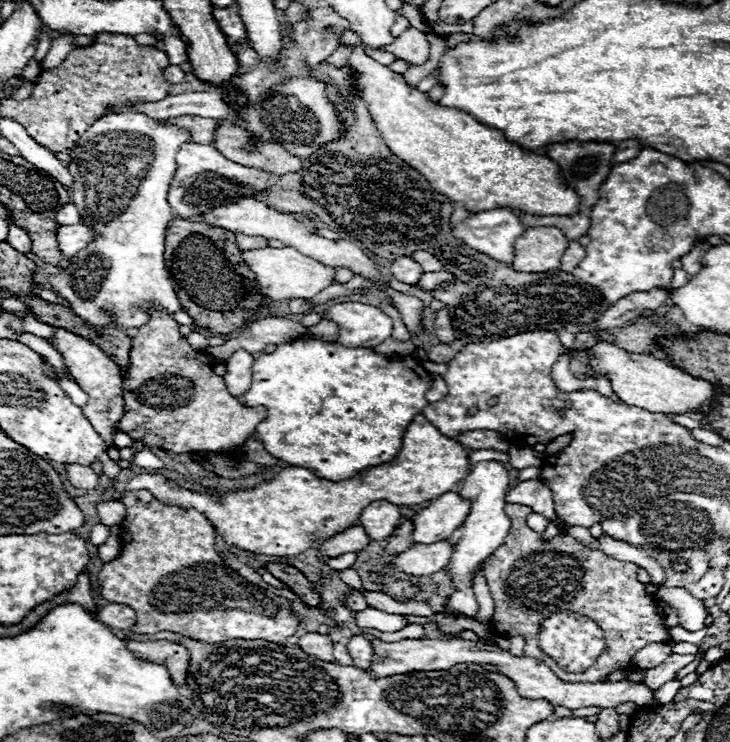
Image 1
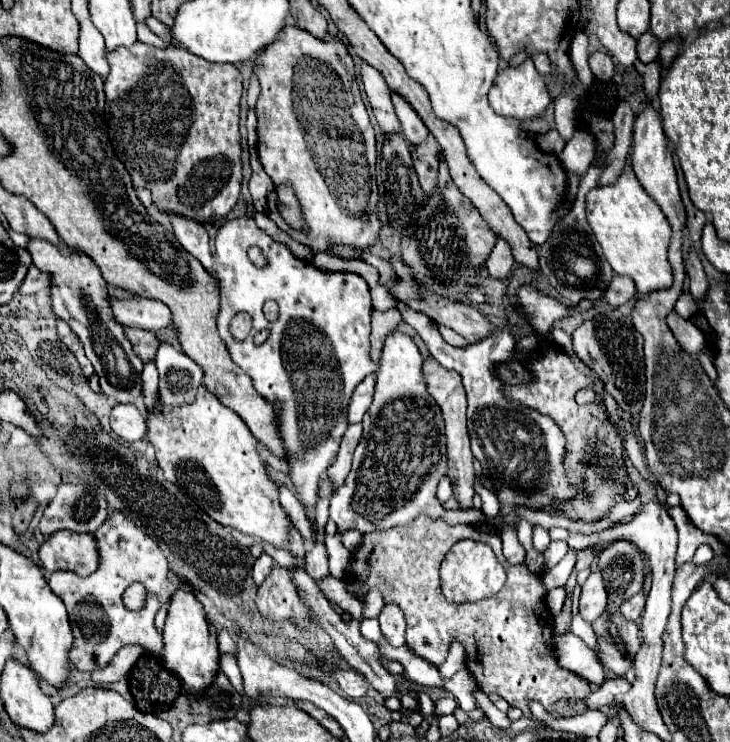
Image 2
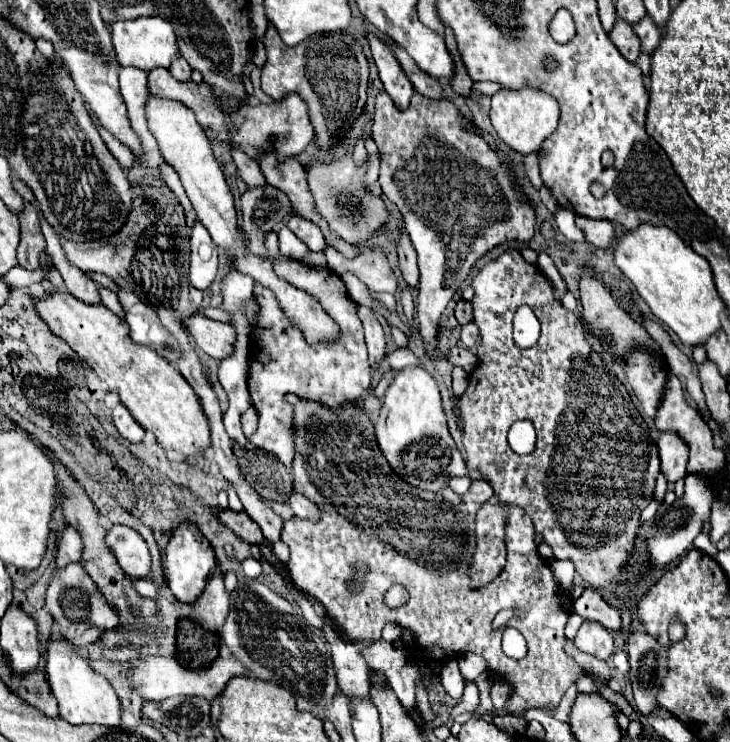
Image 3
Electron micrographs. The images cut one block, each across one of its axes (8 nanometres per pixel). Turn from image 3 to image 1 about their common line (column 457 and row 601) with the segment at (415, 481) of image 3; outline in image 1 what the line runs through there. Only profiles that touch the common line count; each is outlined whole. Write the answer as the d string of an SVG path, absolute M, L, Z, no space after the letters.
M490 460L490 462L474 464L470 474L464 478L464 482L460 486L458 494L470 502L472 510L466 516L466 522L462 522L462 526L458 526L458 530L454 530L454 534L448 538L450 544L454 546L454 554L452 554L446 570L448 570L448 578L450 578L452 586L454 586L454 592L446 602L444 614L462 614L466 618L476 620L478 602L476 602L474 590L472 590L472 574L480 566L480 562L484 562L498 546L504 544L504 538L508 536L510 520L504 512L504 506L506 506L504 496L510 490L508 482L510 482L510 476L508 476L508 470L502 466L502 462Z

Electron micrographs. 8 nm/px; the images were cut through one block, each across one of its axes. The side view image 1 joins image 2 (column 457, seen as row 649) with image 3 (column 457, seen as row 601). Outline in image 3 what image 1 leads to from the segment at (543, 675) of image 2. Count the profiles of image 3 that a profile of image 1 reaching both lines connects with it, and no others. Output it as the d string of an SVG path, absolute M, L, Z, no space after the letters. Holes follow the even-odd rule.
M298 396L292 400L292 406L294 406L294 446L296 446L296 456L294 456L294 460L292 460L292 466L290 466L290 476L292 476L292 480L294 480L294 482L292 482L292 488L294 488L294 492L298 492L298 494L310 498L316 506L320 506L320 508L318 508L318 510L320 510L320 518L318 518L318 520L300 520L300 518L292 518L292 520L284 522L284 526L282 526L282 540L290 546L288 570L290 570L290 576L292 576L294 584L300 586L300 588L304 588L304 590L308 590L308 592L312 592L312 594L322 602L322 606L326 608L328 616L336 622L338 630L340 630L340 632L344 634L344 638L350 640L350 642L360 642L360 640L362 640L362 642L366 642L366 640L374 642L374 640L380 640L380 634L382 634L384 624L396 622L396 624L400 624L402 628L408 628L408 630L412 630L412 632L416 634L416 640L418 640L418 644L420 644L420 649L430 660L439 661L443 664L443 660L446 663L448 660L456 658L462 653L476 652L476 654L482 654L484 660L488 660L490 670L502 674L502 676L506 678L506 682L512 686L512 696L510 696L508 702L506 702L506 708L508 708L508 710L512 710L512 712L524 712L524 710L528 710L528 708L548 708L548 710L556 708L558 702L560 702L560 698L562 698L562 694L566 692L566 688L568 688L570 684L574 684L574 682L584 674L584 670L582 670L572 658L568 658L566 652L564 652L564 640L566 640L566 638L564 638L564 626L566 626L568 612L558 604L560 584L554 580L548 562L538 554L538 546L534 544L534 536L536 536L536 534L534 534L532 520L530 520L522 510L518 512L518 524L516 524L516 526L514 526L514 524L508 526L508 540L506 540L506 542L508 542L508 562L506 562L506 568L504 568L504 570L500 572L500 576L494 578L488 586L470 588L470 566L468 566L470 562L468 562L468 558L472 558L472 554L476 552L476 534L474 534L474 522L470 520L470 516L476 516L476 510L494 494L494 492L492 492L492 486L490 486L488 482L484 482L484 480L474 480L472 486L470 486L470 490L468 490L466 494L462 494L462 496L456 494L454 490L446 488L446 490L440 490L440 492L436 494L434 500L428 500L428 502L426 502L426 508L424 508L424 506L422 506L422 508L410 506L410 512L408 512L408 514L404 512L404 514L398 516L398 488L400 488L400 486L410 486L410 484L408 484L404 478L400 478L400 476L390 468L388 460L384 458L384 454L382 454L382 450L380 450L380 446L378 446L378 442L376 442L374 424L372 424L368 412L364 410L364 406L360 406L360 402L356 402L356 404L346 402L346 406L334 406L334 408L330 408L330 406L324 406L322 402L304 400L304 398L298 398ZM358 562L366 564L368 570L366 570L366 574L364 574L364 580L362 580L364 584L362 584L362 588L360 588L358 592L350 592L348 586L350 586L350 582L352 582L352 574L356 572L356 564L358 564ZM394 584L404 586L404 588L408 590L408 594L410 594L408 602L404 604L404 608L388 608L386 602L384 602L384 594L386 594ZM502 608L518 608L518 610L522 610L516 618L512 618L512 620L516 620L516 630L520 630L522 636L524 636L526 642L528 642L528 654L526 654L526 658L522 658L522 660L512 660L512 658L508 658L508 656L502 652L502 646L500 646L500 642L502 642L502 632L492 628L492 620L494 620L496 612L502 610Z

